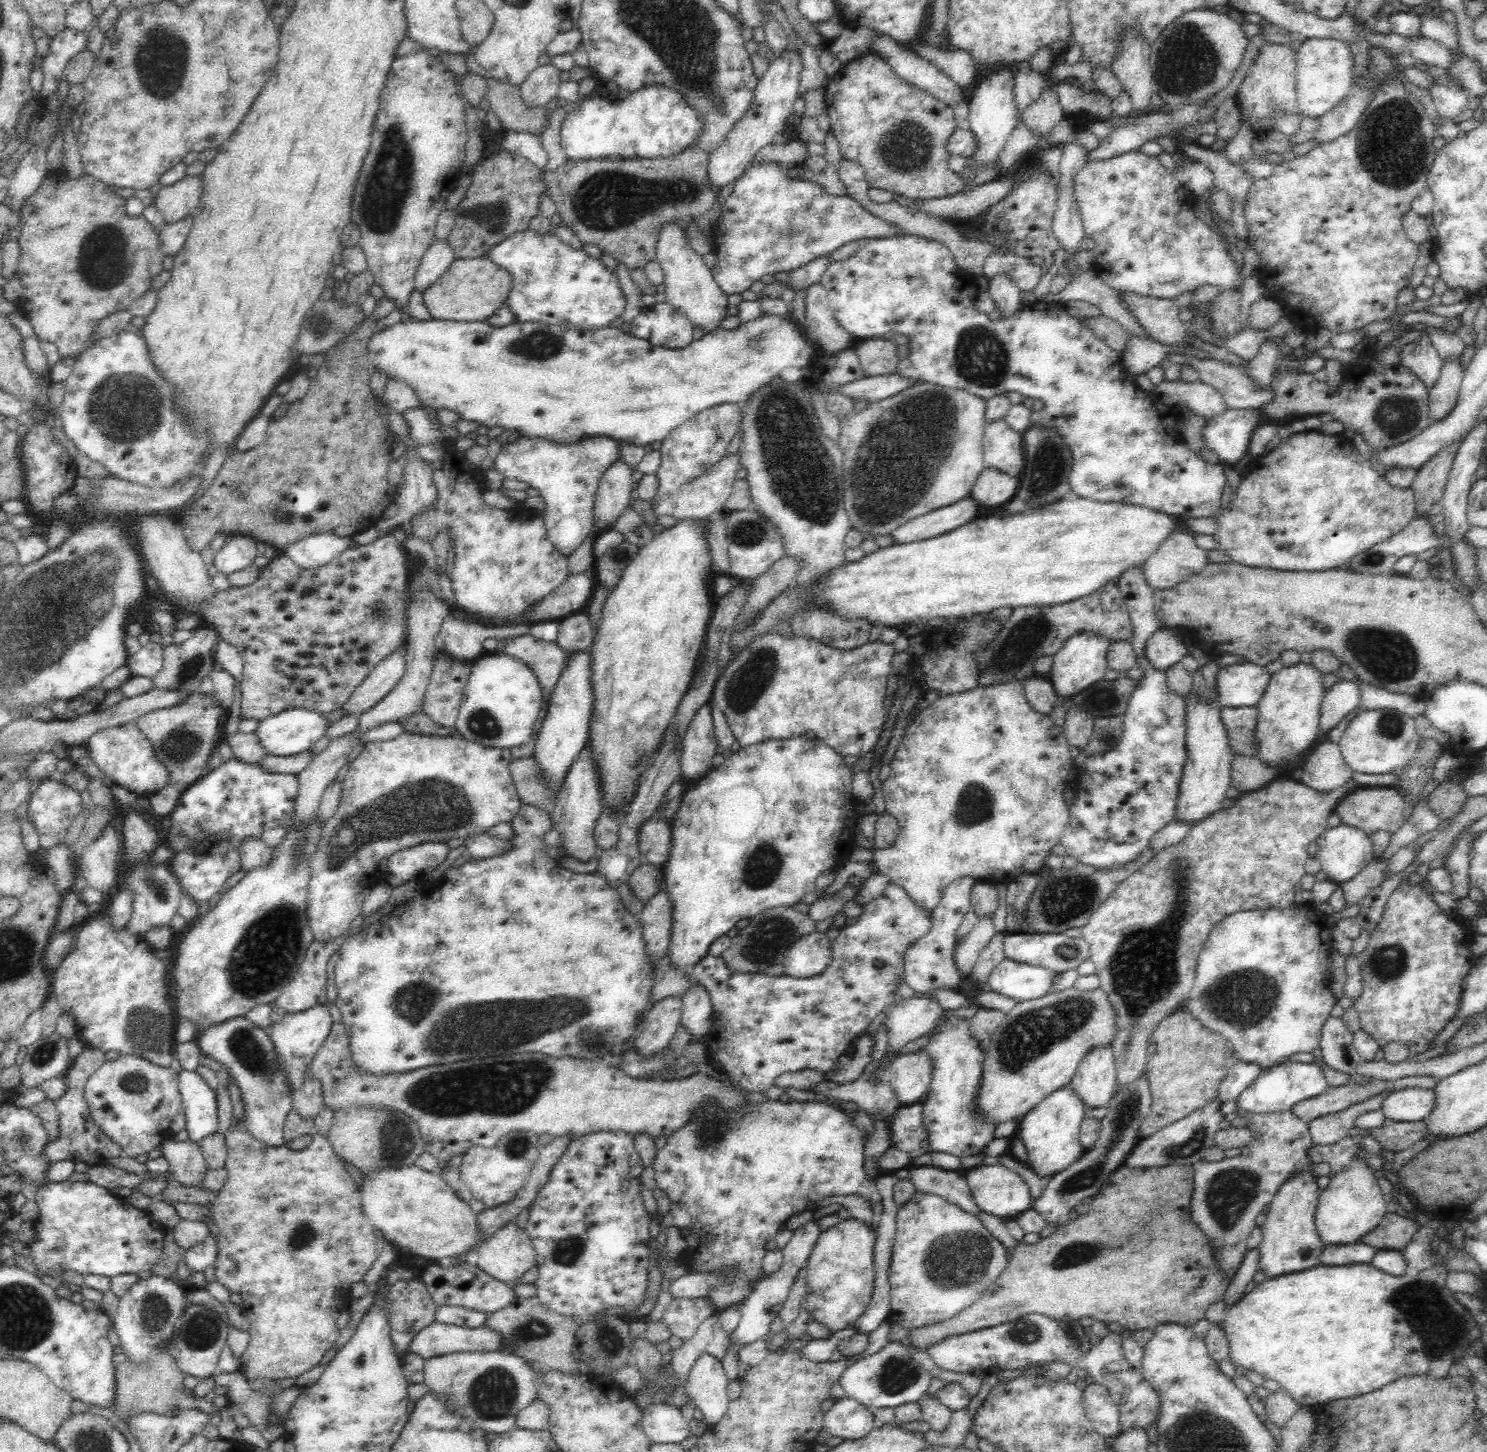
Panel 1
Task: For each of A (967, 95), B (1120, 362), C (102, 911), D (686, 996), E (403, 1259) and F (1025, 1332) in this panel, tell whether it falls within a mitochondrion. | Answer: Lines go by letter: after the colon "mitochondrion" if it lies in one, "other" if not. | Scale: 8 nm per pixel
A: other
B: other
C: other
D: other
E: other
F: mitochondrion

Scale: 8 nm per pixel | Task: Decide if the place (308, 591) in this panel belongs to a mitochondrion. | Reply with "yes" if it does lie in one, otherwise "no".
no

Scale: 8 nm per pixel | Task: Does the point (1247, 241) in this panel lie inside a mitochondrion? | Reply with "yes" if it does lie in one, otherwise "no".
no

